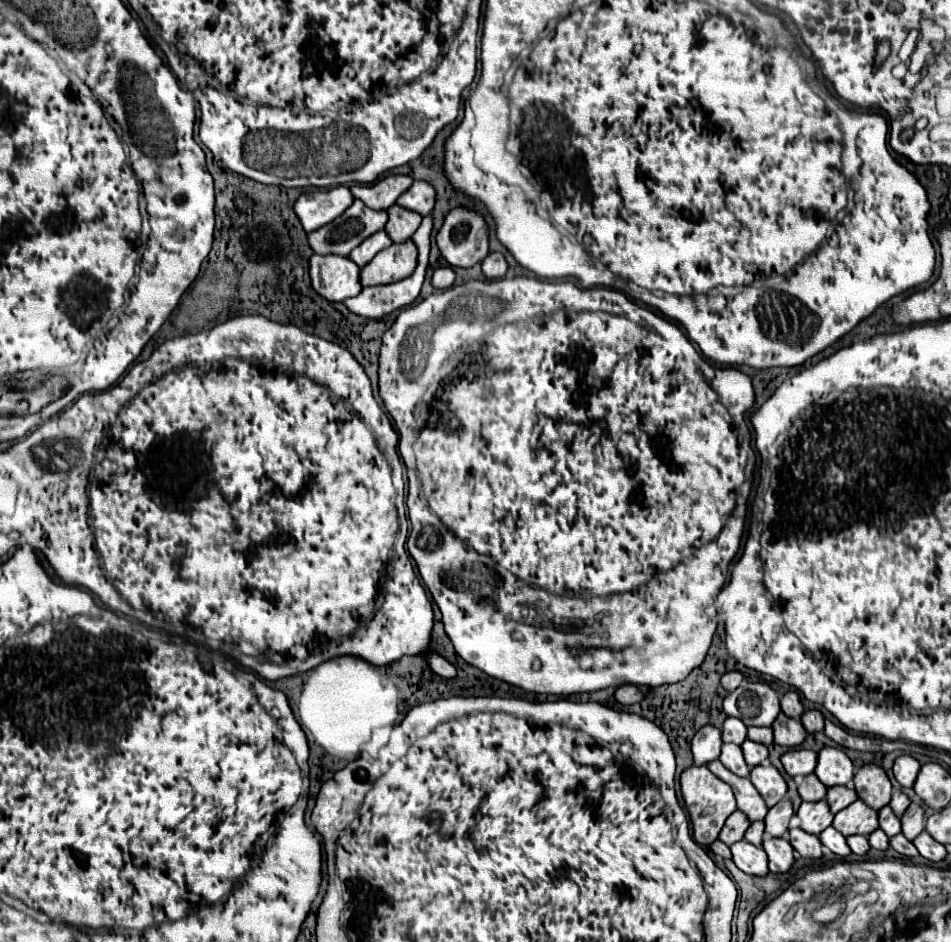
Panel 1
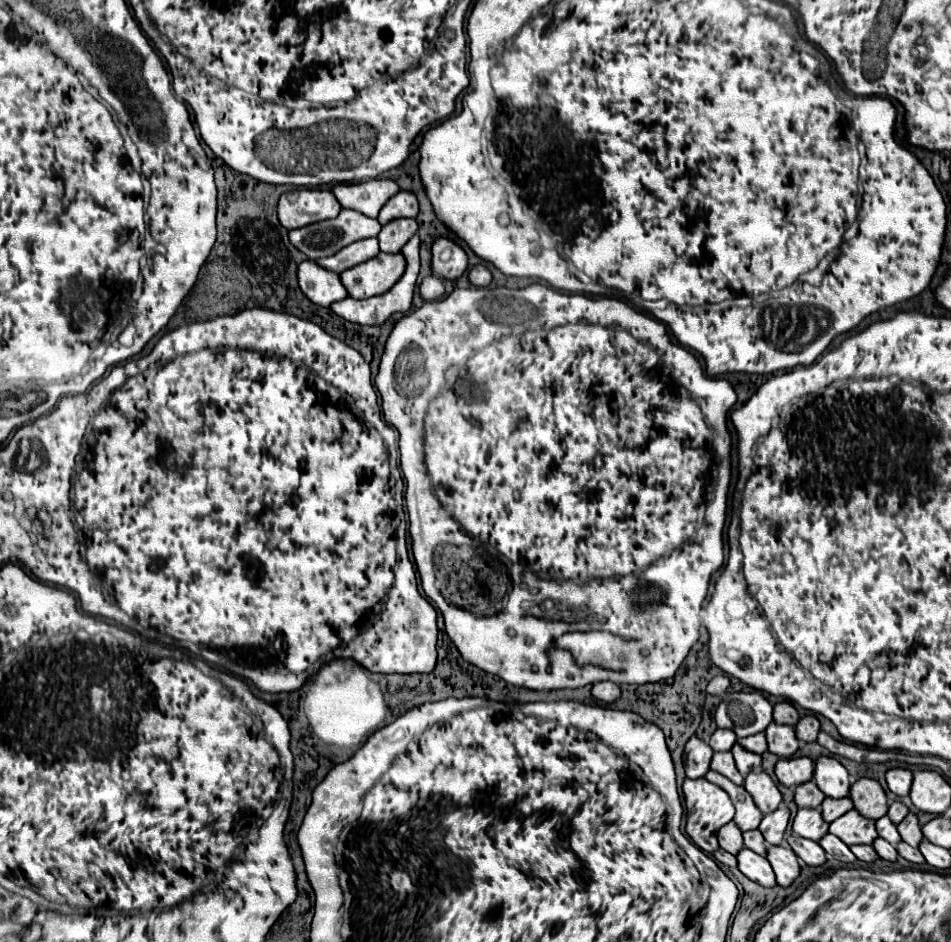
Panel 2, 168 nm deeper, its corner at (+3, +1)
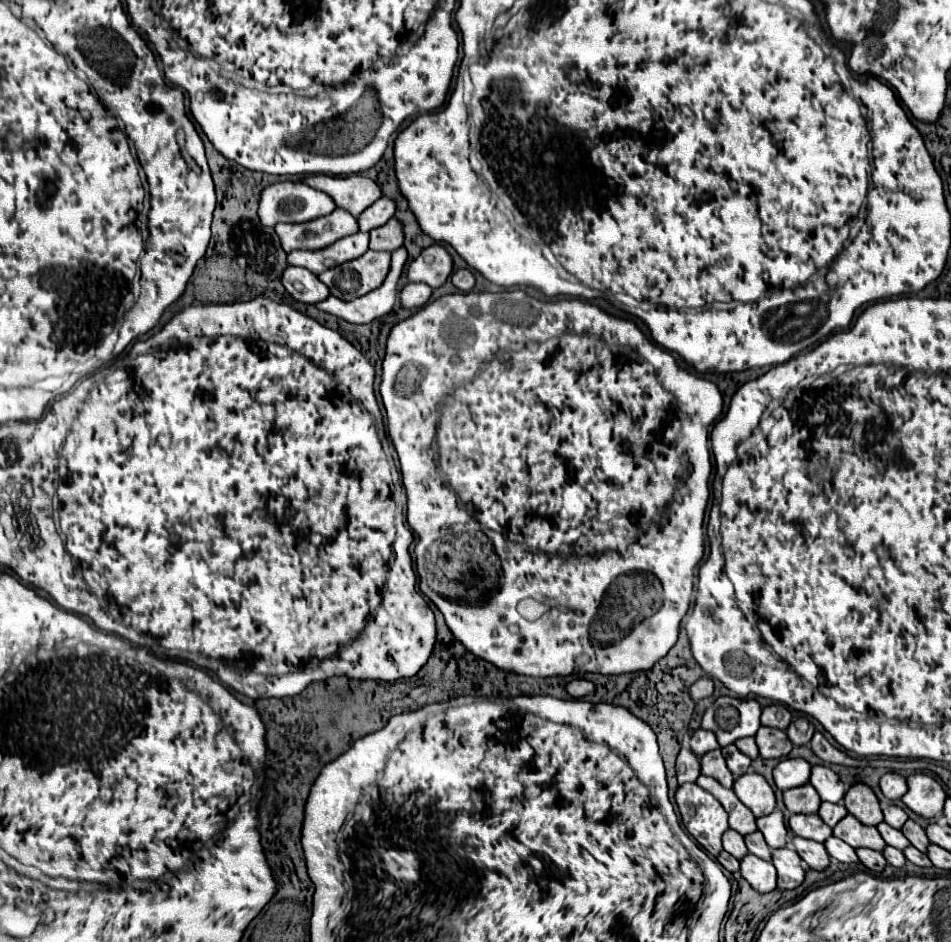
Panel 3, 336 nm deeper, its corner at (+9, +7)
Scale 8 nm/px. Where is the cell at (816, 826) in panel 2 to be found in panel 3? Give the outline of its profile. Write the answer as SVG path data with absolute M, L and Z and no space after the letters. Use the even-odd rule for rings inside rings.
M793 814L789 818L789 828L793 830L795 836L807 838L807 840L815 840L815 842L825 842L833 830L817 816L817 814Z

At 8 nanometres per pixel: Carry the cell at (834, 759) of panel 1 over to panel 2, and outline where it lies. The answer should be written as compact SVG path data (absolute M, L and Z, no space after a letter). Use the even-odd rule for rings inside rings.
M821 756L815 762L815 774L813 774L819 790L825 796L831 798L843 798L849 794L849 774L845 770L845 766L833 758L833 756Z

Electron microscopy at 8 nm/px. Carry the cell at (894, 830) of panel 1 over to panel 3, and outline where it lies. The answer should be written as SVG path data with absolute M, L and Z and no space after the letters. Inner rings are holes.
M881 822L881 824L877 826L877 830L881 832L883 840L885 840L889 846L893 846L893 848L897 848L897 850L905 850L905 848L909 846L909 840L903 836L901 830L895 830L895 828L887 826L885 822Z

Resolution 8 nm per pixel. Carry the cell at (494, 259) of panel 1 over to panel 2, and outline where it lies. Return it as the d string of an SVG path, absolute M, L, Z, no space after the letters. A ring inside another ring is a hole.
M477 264L477 266L473 266L469 270L469 280L471 280L473 286L483 286L485 288L485 286L491 284L493 276L491 276L491 272L489 272L489 268L485 264Z

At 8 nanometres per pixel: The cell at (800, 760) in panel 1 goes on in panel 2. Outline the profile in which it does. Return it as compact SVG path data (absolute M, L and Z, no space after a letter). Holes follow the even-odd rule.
M807 756L781 758L775 766L775 774L783 786L799 786L813 778L813 760Z

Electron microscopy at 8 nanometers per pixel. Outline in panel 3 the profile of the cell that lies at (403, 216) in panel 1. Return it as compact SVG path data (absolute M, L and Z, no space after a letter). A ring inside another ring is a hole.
M391 218L385 226L371 230L369 236L371 236L371 242L369 242L371 250L393 252L403 246L403 230L401 230L401 222L397 218Z

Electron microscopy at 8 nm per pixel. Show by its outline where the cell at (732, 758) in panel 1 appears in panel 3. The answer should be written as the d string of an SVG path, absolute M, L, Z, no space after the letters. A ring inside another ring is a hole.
M711 750L705 756L701 756L701 774L715 778L725 788L733 786L733 776L725 766L725 758L721 756L721 750Z

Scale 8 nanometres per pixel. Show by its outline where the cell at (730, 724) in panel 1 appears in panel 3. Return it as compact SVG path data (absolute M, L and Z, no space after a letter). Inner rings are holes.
M699 728L699 730L693 732L693 736L691 736L691 740L689 740L689 748L691 748L691 752L693 752L695 756L701 758L703 754L719 748L719 744L717 744L715 734L711 734L709 730L701 730L701 728Z

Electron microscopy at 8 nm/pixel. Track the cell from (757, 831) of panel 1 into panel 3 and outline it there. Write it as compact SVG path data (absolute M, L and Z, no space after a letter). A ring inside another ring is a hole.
M755 832L755 834L747 834L745 836L745 844L749 848L751 854L755 854L761 860L771 860L771 848L767 846L767 842L763 842L763 834Z

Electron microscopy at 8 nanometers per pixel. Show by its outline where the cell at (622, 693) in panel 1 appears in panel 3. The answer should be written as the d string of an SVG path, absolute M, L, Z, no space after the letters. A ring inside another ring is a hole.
M571 680L565 688L567 688L569 696L573 696L573 698L583 698L583 696L589 696L595 692L593 682L589 682L589 680Z

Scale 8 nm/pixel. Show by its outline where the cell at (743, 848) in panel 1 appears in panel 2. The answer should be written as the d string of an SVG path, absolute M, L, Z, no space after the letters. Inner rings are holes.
M743 848L737 854L737 862L739 862L739 870L753 882L765 886L765 888L773 888L775 882L775 874L771 870L771 864L767 862L765 856L759 856L747 848Z

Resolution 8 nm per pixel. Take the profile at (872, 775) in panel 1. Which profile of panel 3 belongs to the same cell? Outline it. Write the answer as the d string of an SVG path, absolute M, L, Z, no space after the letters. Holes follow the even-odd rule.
M855 784L849 788L849 792L845 794L845 808L865 826L877 826L883 820L879 800L865 784Z

